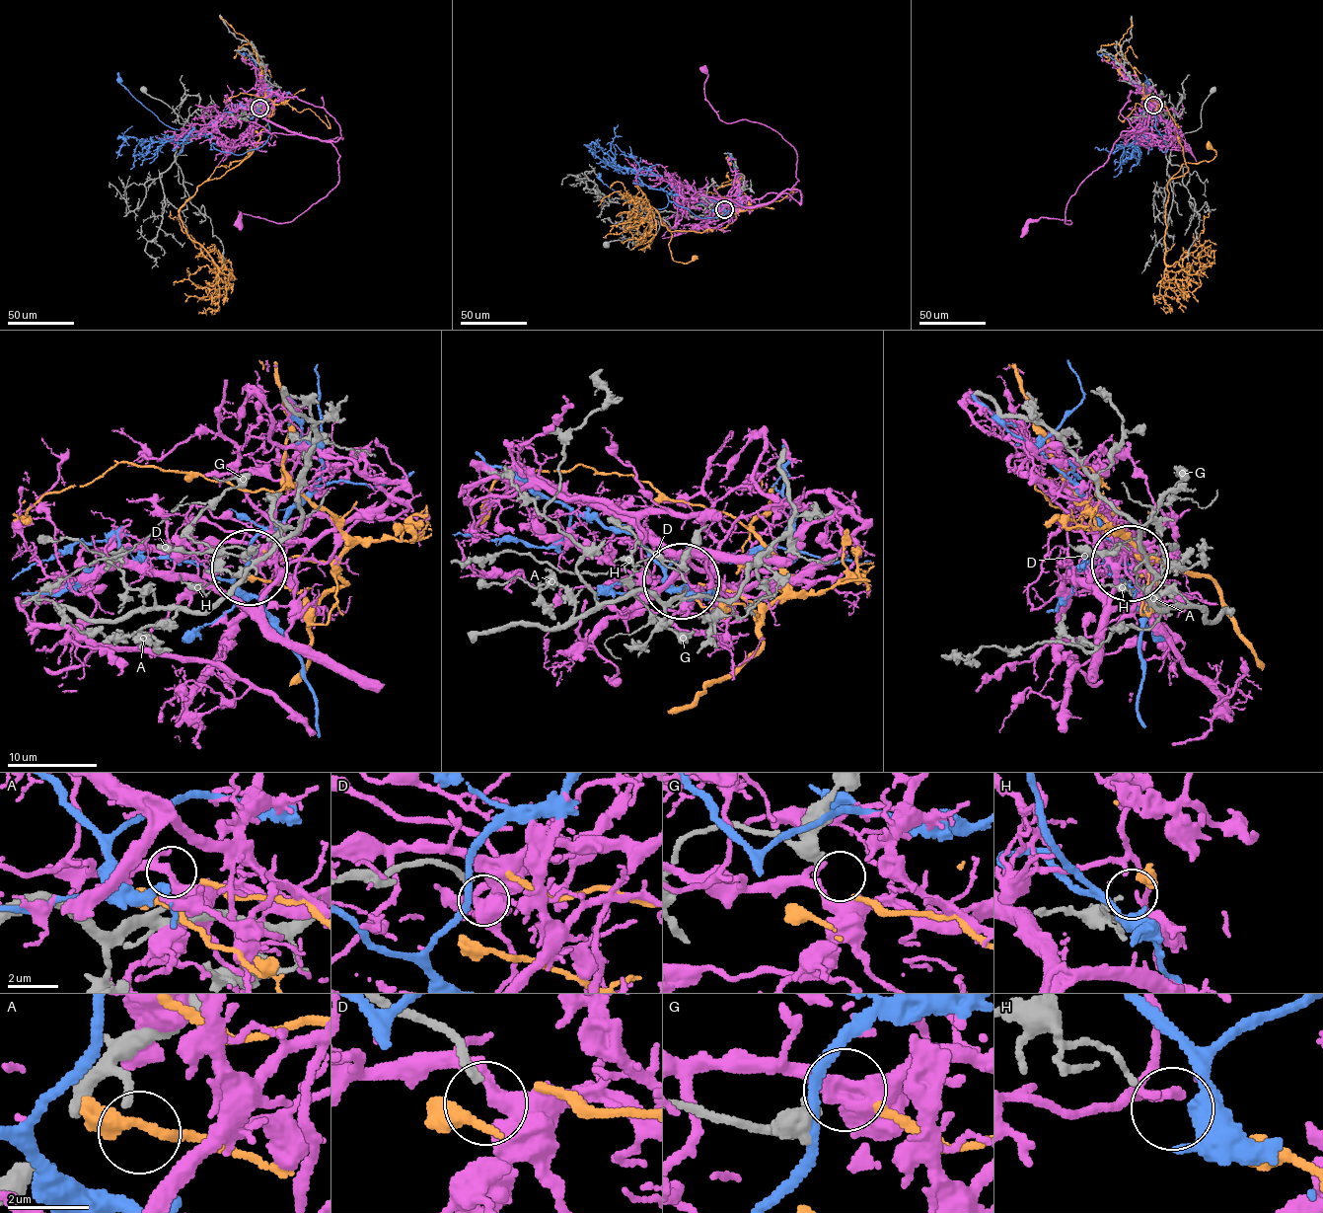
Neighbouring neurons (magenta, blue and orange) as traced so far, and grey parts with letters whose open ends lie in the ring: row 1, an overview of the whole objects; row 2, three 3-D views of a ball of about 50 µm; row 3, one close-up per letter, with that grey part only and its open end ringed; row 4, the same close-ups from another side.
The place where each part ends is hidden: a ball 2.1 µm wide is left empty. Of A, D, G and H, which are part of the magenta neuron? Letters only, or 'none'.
H

